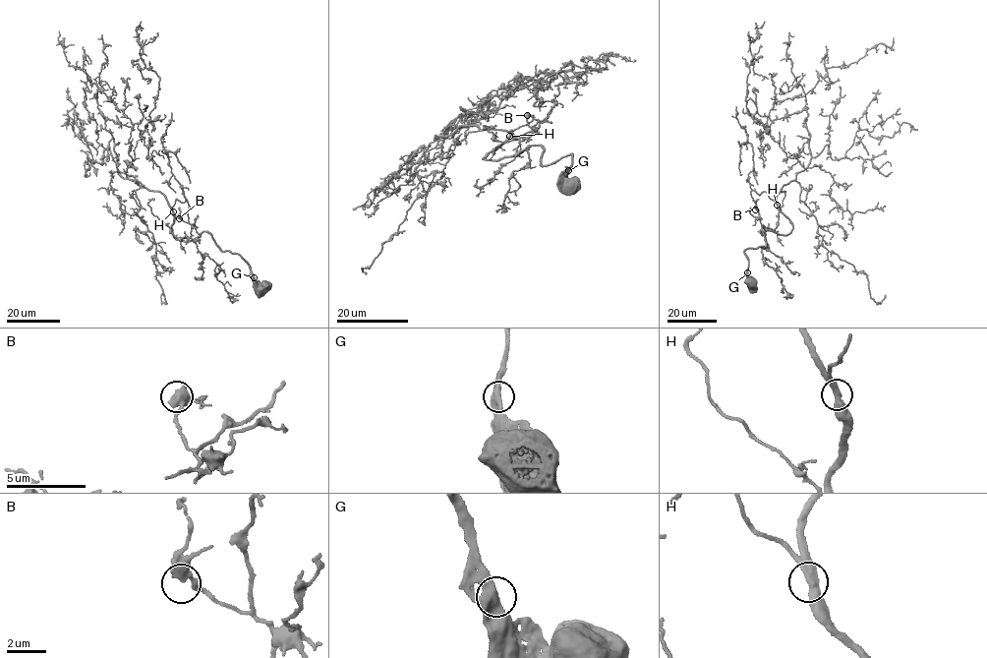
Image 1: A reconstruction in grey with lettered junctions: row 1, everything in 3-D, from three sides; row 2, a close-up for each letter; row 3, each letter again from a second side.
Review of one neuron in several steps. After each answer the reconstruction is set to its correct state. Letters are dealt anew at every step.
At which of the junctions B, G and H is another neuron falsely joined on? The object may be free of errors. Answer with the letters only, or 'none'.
none

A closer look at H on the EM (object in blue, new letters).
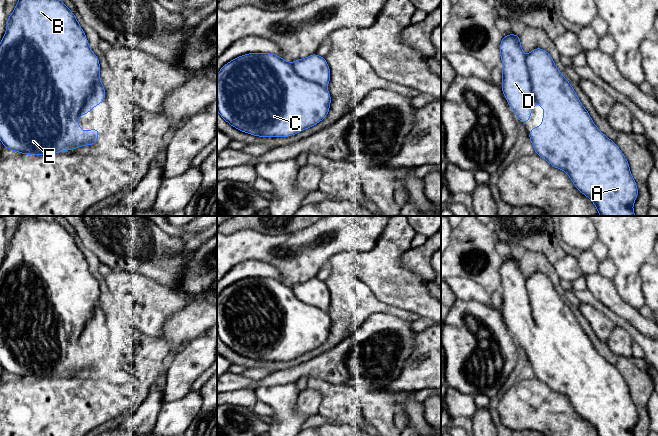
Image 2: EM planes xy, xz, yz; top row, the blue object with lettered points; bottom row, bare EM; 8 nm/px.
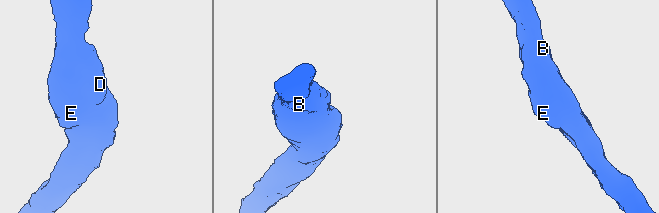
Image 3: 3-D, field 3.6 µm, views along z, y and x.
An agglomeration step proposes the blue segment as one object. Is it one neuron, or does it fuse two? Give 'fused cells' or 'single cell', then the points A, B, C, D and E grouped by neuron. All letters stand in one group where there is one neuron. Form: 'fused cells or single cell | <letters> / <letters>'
single cell | A B C D E

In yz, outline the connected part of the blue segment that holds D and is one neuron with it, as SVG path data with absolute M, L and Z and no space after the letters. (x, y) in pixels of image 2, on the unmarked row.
M510 258L504 259L500 267L500 279L503 287L501 312L520 346L528 346L536 326L544 333L542 349L529 356L535 377L553 391L565 395L577 414L594 427L598 436L634 436L638 413L627 383L593 347L550 278L542 272L535 272L525 279L520 260Z

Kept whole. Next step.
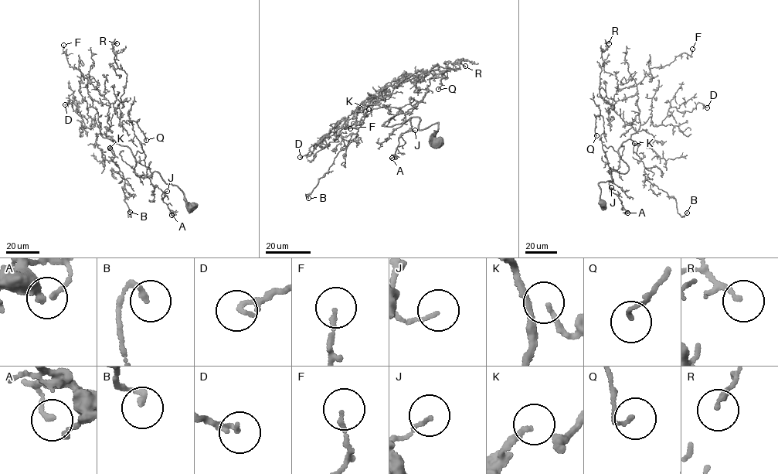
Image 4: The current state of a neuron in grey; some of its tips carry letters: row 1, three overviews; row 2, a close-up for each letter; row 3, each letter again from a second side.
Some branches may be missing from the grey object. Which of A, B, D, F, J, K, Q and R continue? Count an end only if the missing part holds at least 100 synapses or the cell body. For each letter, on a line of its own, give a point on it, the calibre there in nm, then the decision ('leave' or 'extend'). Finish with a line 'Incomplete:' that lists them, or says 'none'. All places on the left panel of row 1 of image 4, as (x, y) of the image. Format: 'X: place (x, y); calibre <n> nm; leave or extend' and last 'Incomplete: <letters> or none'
A: place (171, 215); calibre 160 nm; leave
B: place (130, 212); calibre 200 nm; leave
D: place (65, 104); calibre 190 nm; leave
F: place (63, 45); calibre 140 nm; leave
J: place (167, 191); calibre 110 nm; leave
K: place (110, 148); calibre 150 nm; leave
Q: place (146, 140); calibre 120 nm; leave
R: place (117, 43); calibre 120 nm; leave
Incomplete: none

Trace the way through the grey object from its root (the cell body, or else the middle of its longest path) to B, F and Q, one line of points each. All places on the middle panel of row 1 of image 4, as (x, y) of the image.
B: (439, 142), (438, 123), (419, 129), (420, 119), (412, 117), (383, 126), (400, 107), (374, 108), (308, 198)
F: (439, 142), (438, 123), (419, 129), (418, 117), (382, 125), (400, 107), (367, 105), (385, 86), (350, 128)
Q: (439, 142), (437, 123), (382, 125), (422, 100), (431, 77), (440, 77), (438, 89)

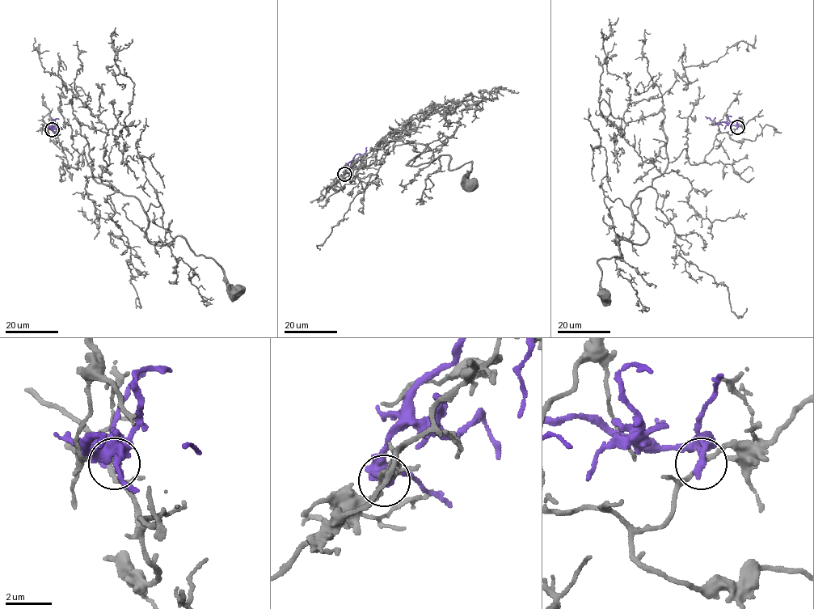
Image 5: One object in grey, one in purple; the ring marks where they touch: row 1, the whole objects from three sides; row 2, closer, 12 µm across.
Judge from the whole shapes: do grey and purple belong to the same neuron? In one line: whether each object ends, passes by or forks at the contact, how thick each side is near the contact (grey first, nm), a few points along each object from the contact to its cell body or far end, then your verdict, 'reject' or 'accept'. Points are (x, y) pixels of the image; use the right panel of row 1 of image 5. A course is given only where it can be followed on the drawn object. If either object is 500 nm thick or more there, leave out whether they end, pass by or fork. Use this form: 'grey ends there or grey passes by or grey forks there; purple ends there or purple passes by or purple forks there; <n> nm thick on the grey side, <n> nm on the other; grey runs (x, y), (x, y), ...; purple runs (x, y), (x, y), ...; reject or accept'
grey passes by; purple ends there; 190 nm thick on the grey side, 320 nm on the other; grey runs (737, 127), (638, 191), (648, 238), (615, 234), (604, 295); purple runs (737, 127), (723, 122), (712, 123), (723, 125); reject

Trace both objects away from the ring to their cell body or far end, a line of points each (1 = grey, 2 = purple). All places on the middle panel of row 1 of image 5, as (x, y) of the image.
1: (345, 173), (401, 141), (426, 144), (406, 165), (442, 155), (449, 169), (471, 162), (472, 184)
2: (345, 173), (347, 165), (357, 154), (361, 158), (360, 167)

